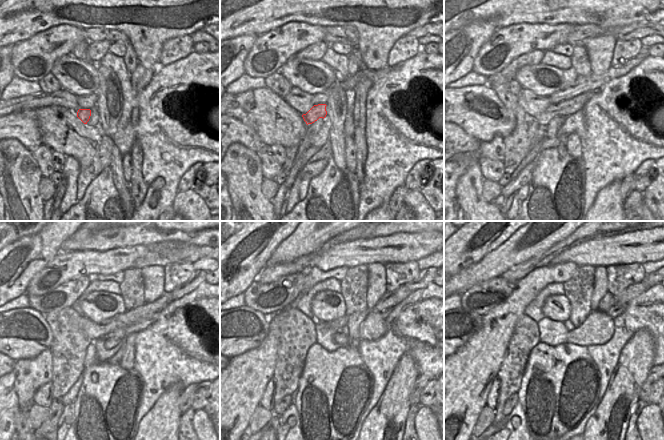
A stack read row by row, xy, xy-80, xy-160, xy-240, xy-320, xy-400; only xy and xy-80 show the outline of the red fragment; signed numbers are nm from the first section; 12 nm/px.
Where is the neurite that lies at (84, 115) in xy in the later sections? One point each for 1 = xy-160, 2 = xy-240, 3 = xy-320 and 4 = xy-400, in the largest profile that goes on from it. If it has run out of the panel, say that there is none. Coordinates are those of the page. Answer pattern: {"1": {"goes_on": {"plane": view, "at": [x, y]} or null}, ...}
{"1": {"goes_on": {"plane": "xy-160", "at": [565, 108]}}, "2": {"goes_on": {"plane": "xy-240", "at": [140, 325]}}, "3": {"goes_on": {"plane": "xy-320", "at": [385, 313]}}, "4": {"goes_on": {"plane": "xy-400", "at": [616, 310]}}}

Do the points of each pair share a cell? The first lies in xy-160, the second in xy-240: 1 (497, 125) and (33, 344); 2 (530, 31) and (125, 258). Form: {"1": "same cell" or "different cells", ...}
{"1": "same cell", "2": "same cell"}

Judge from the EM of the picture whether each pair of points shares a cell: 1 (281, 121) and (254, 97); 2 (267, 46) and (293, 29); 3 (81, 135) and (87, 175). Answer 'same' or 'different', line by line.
1: same
2: same
3: same

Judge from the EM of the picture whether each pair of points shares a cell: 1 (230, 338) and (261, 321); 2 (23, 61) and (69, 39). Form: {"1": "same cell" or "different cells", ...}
{"1": "same cell", "2": "same cell"}

